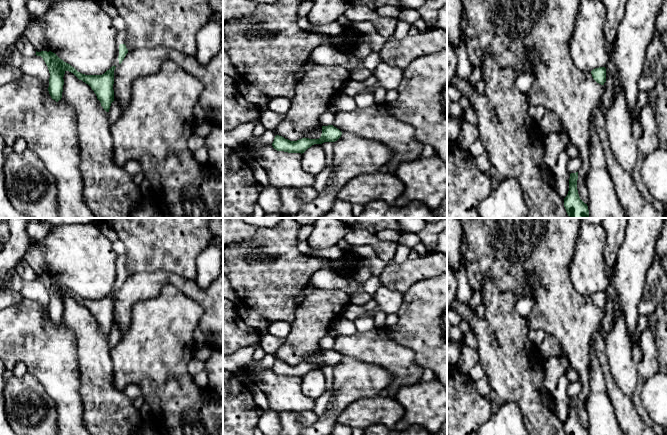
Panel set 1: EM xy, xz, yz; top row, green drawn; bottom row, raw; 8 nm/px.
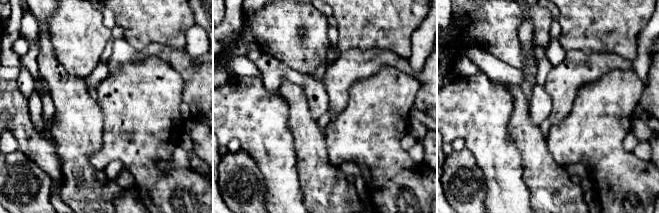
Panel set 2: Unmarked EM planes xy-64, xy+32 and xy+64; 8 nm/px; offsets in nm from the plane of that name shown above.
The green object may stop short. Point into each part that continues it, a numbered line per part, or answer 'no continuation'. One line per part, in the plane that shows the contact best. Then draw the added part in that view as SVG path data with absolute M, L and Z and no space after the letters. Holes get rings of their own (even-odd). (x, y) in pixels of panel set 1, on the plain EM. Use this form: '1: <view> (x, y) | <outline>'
1: xy (121, 259) | M117 254L116 257L116 278L113 284L113 290L118 291L119 288L119 284L118 284L118 280L119 280L119 269L120 268L125 268L125 264L127 261L127 256L126 254Z

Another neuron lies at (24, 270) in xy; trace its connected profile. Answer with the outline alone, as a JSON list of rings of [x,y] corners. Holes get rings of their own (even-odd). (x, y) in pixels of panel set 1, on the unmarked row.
[[[23,263],[22,265],[17,267],[17,272],[29,280],[34,280],[36,278],[35,271],[27,264]]]

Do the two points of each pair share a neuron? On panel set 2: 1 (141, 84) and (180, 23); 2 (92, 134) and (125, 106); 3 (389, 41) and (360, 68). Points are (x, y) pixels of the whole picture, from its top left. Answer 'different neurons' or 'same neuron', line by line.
1: different neurons
2: different neurons
3: different neurons

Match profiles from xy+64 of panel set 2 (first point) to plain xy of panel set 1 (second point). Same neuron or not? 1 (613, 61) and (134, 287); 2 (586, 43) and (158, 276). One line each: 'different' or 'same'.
1: same
2: different

